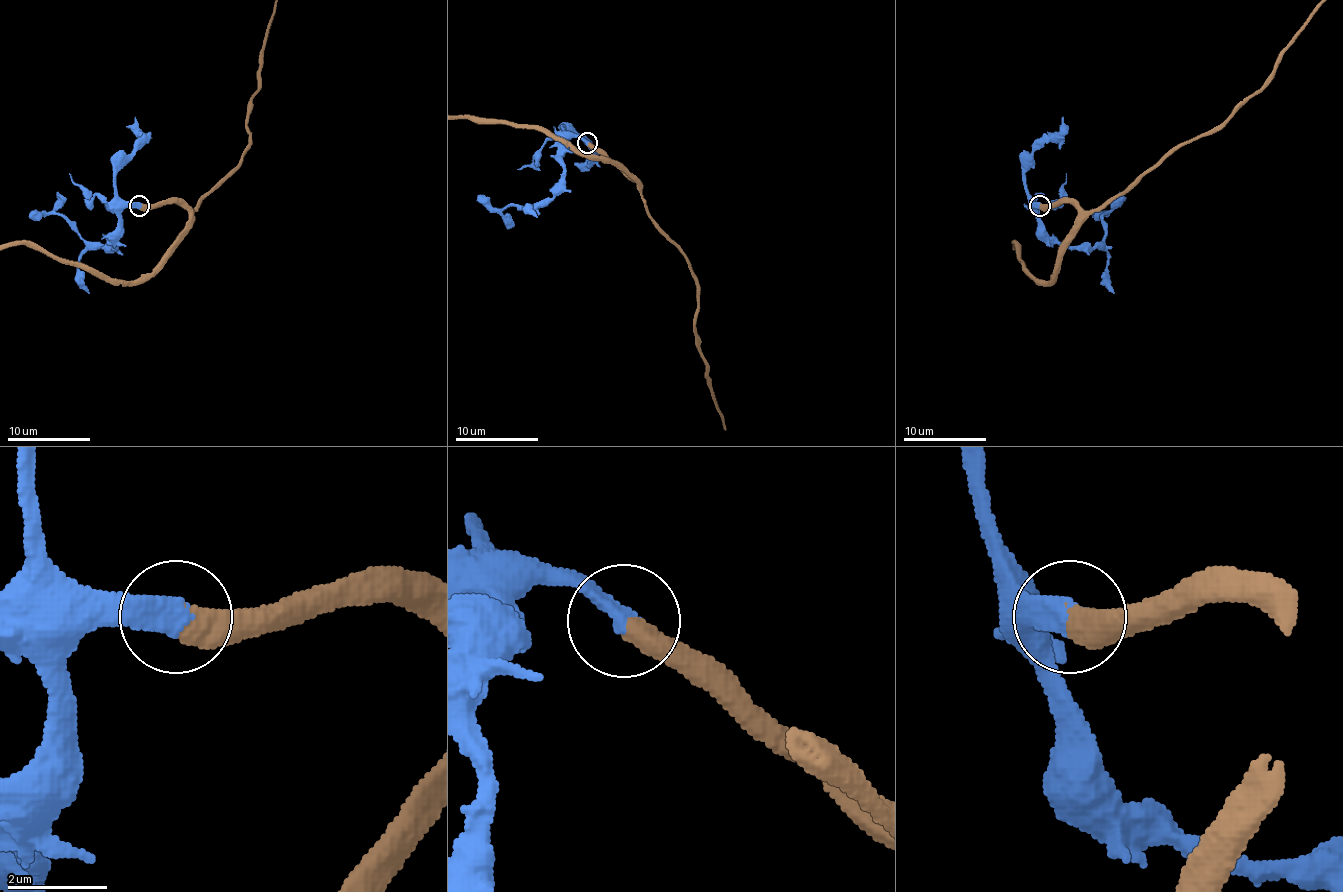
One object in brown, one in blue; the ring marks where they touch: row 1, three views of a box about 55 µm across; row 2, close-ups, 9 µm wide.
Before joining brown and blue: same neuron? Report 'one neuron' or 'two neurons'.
one neuron

